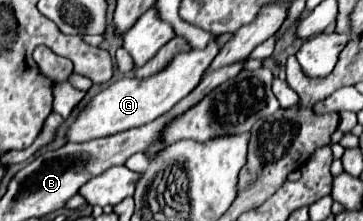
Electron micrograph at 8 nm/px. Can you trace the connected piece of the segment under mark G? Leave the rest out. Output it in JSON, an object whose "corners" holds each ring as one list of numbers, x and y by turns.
{"corners":[[211,42,211,46,203,50,191,50,191,54,179,54,167,66,167,70,161,70,155,74,155,78,147,80,137,80,137,78,121,78,113,82,109,88,101,90,91,102,79,112,75,122,67,130,67,140,69,142,87,142,93,138,103,138,107,134,117,134,135,126,143,126,147,122,153,122,161,114,169,112,181,98,185,98,199,82,211,60,217,56,219,46]]}

